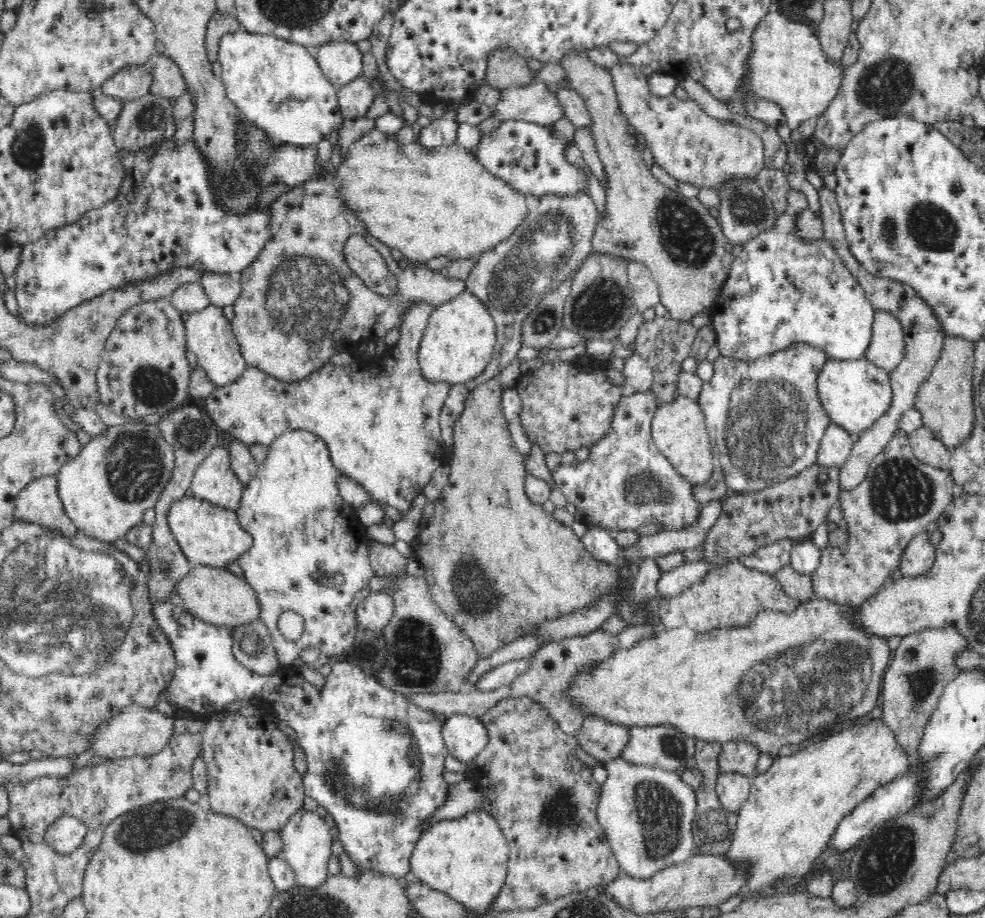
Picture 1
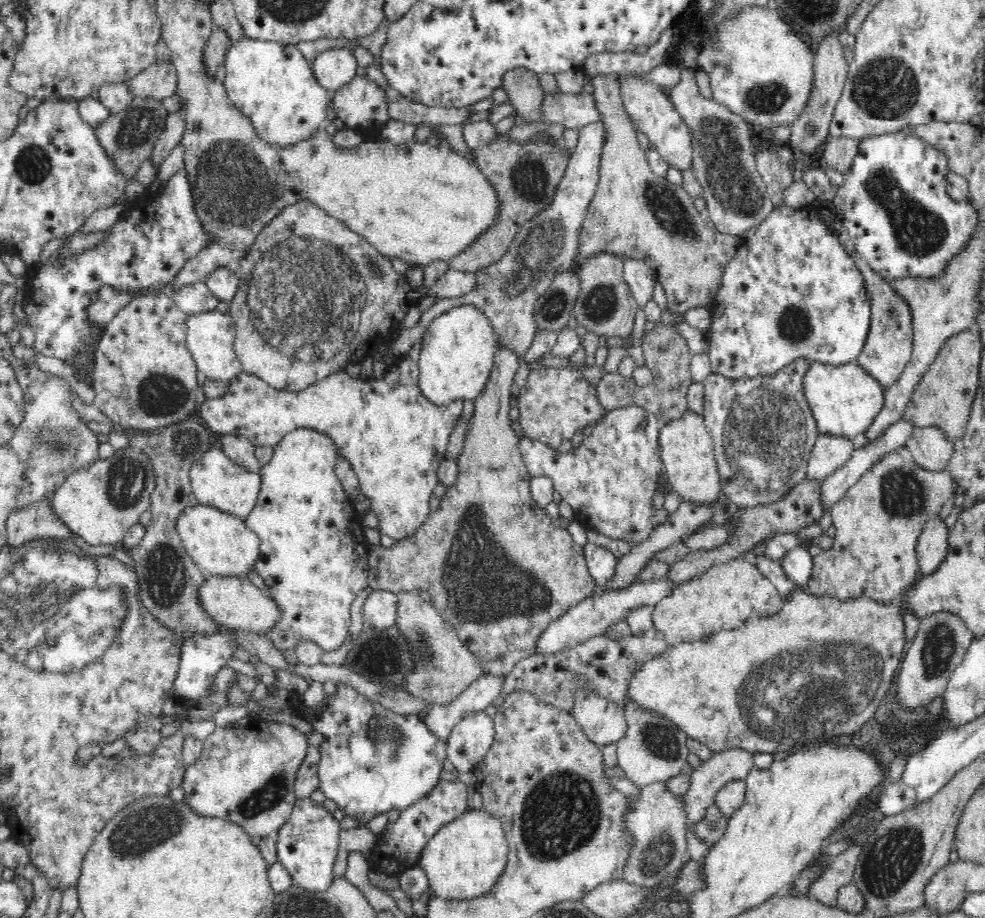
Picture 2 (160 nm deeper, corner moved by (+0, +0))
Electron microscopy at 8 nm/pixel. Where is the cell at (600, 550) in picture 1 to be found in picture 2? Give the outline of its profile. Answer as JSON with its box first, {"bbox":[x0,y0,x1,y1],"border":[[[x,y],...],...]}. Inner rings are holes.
{"bbox":[583,542,617,590],"border":[[[590,542],[583,546],[583,552],[585,553],[588,573],[594,579],[597,590],[608,588],[616,570],[617,558],[609,549]]]}

